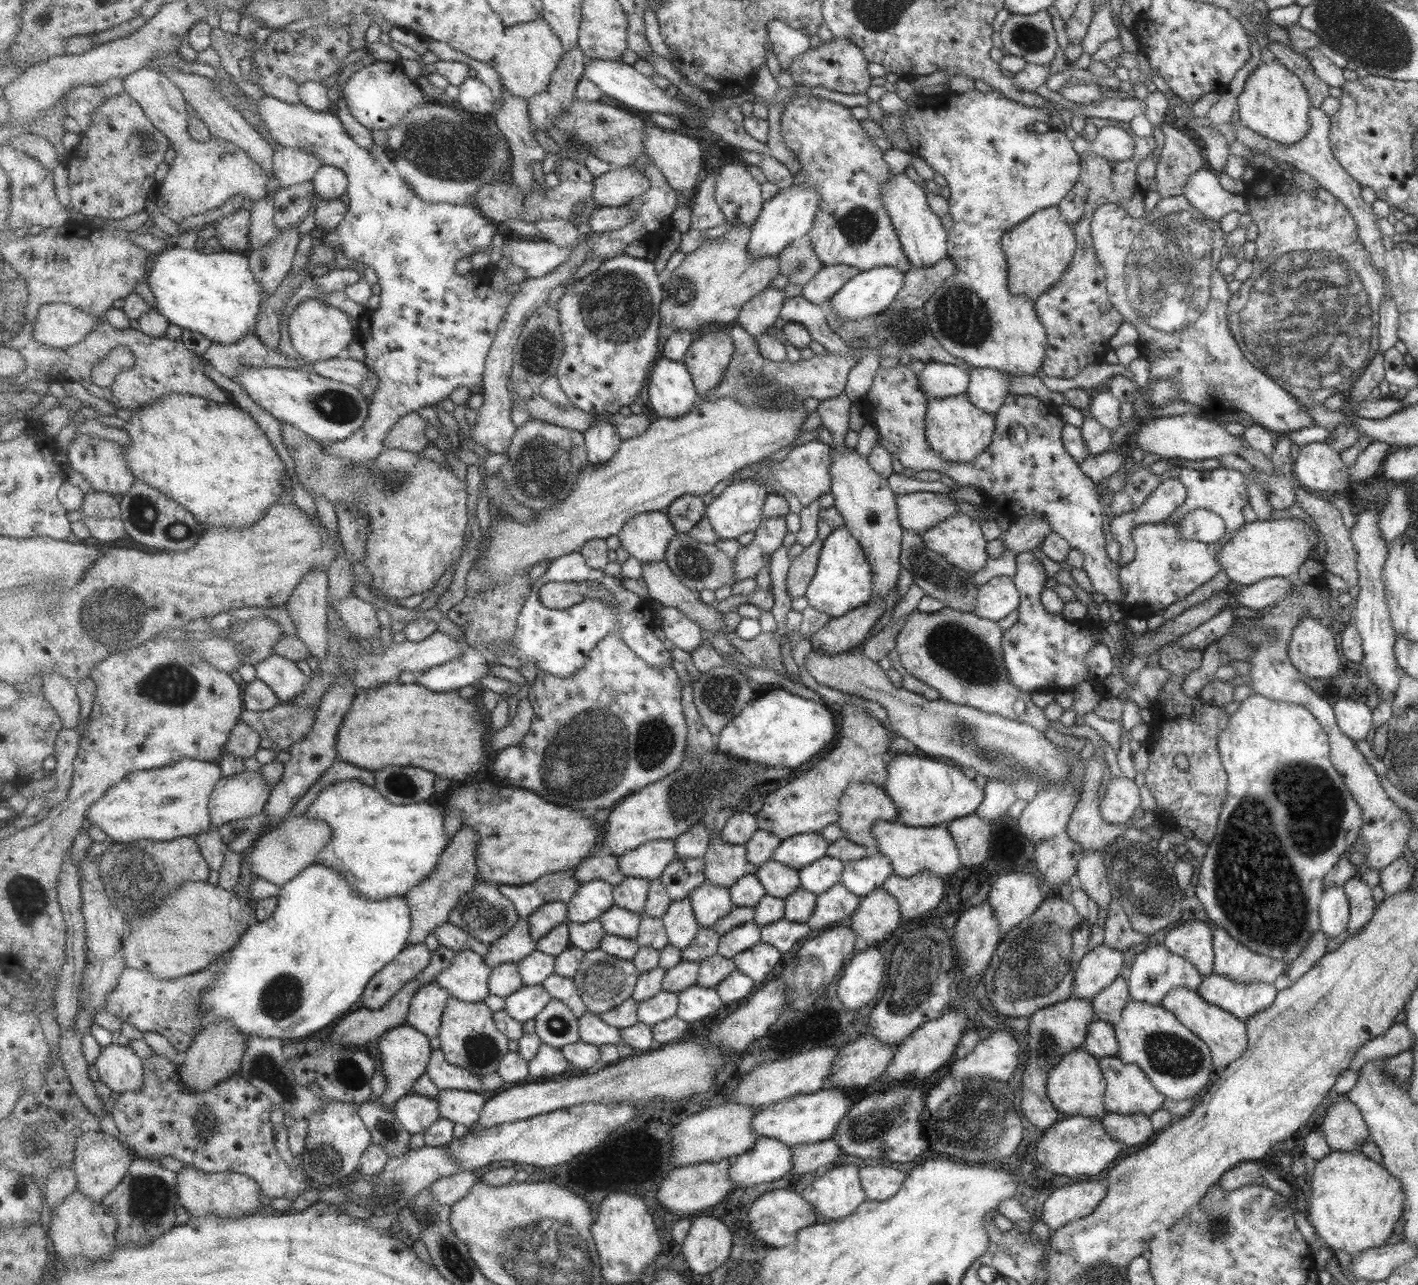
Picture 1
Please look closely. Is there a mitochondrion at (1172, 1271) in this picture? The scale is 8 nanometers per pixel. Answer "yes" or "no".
no

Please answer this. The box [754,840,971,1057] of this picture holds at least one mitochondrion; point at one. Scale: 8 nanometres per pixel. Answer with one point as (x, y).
(920, 957)

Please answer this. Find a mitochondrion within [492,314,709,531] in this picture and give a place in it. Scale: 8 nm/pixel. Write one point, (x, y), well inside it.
(544, 468)

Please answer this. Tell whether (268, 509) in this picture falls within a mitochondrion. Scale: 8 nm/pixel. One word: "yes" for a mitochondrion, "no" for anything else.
no

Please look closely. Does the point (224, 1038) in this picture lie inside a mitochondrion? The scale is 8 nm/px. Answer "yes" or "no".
no

